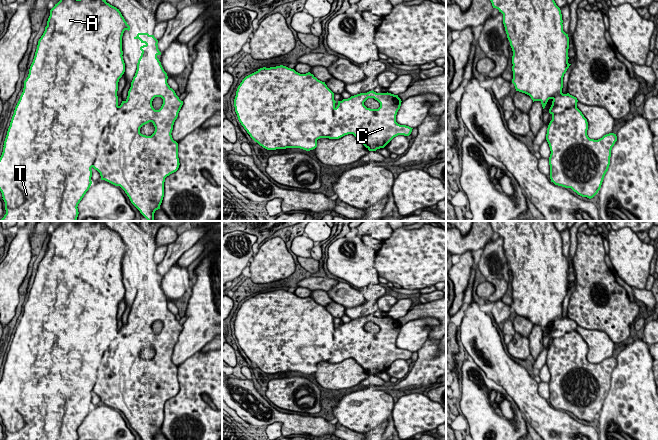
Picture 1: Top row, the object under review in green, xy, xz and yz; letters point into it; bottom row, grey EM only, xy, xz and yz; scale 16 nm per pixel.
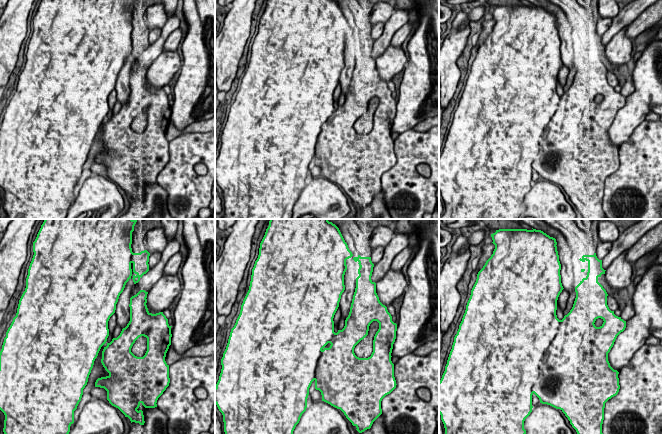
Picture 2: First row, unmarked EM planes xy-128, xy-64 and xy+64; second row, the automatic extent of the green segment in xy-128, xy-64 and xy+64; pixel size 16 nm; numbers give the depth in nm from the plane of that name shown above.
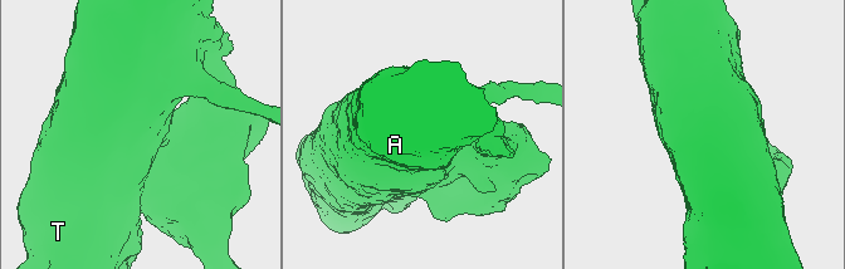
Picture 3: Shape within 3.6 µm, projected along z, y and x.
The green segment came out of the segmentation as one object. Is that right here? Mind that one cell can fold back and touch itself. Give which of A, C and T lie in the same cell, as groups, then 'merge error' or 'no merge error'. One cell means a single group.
A T / C; merge error

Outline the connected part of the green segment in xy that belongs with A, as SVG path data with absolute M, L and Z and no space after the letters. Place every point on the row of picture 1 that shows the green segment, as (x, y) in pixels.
M60 0L50 10L47 26L38 41L29 74L24 81L23 92L15 107L10 126L4 141L3 152L0 157L0 191L5 202L6 214L0 221L76 221L78 204L89 190L92 181L93 164L97 158L98 143L107 126L115 123L118 111L118 82L125 72L122 51L122 36L130 26L125 21L119 9L110 5L106 0Z

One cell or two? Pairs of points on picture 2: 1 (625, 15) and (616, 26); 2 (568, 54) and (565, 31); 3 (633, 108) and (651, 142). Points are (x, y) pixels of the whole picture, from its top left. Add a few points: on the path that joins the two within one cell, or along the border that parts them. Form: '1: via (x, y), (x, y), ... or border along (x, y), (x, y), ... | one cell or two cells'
1: via (623, 18), (619, 23) | one cell
2: via (567, 48), (565, 37) | one cell
3: border along (645, 119), (634, 130), (628, 142) | two cells

